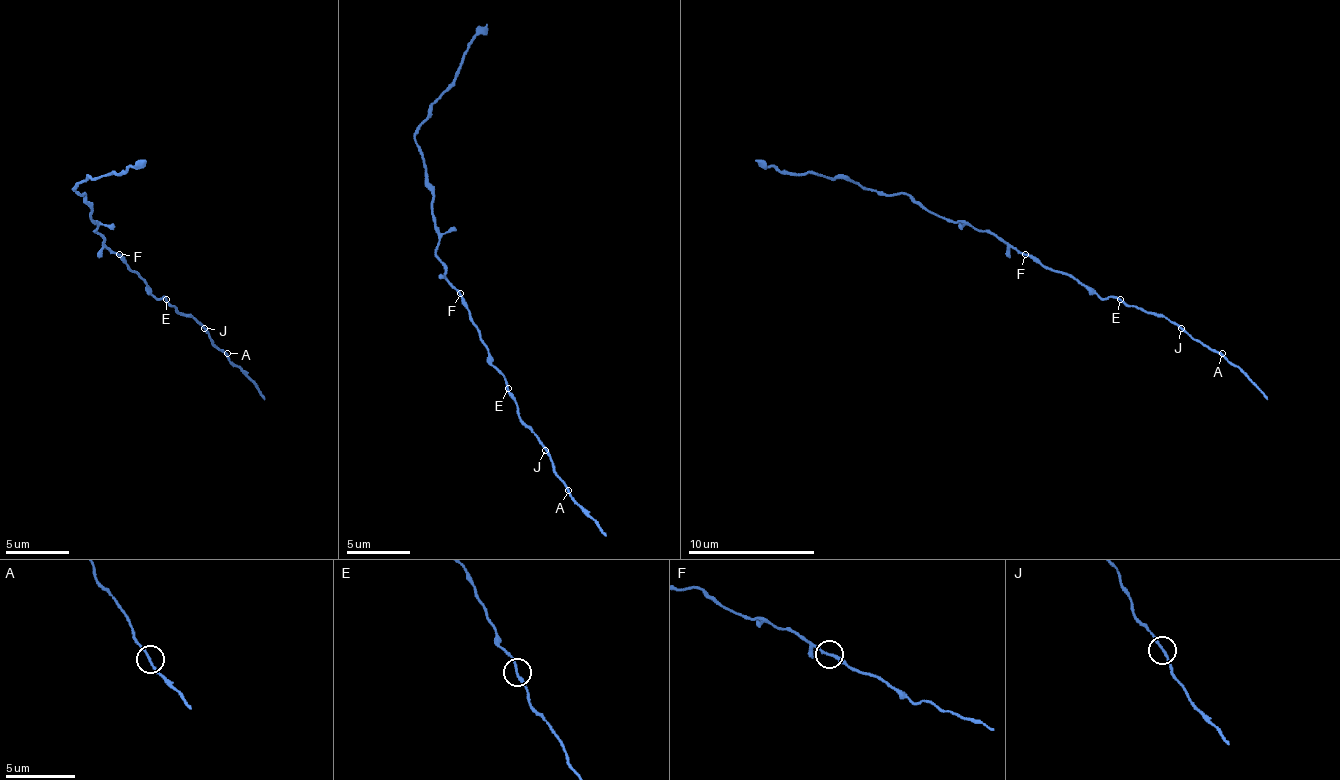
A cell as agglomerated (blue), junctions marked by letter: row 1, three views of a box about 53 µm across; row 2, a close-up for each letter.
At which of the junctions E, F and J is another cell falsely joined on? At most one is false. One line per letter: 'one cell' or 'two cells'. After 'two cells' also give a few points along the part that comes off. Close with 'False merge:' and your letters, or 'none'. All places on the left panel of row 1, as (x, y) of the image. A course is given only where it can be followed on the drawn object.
E: one cell
F: one cell
J: one cell
False merge: none

